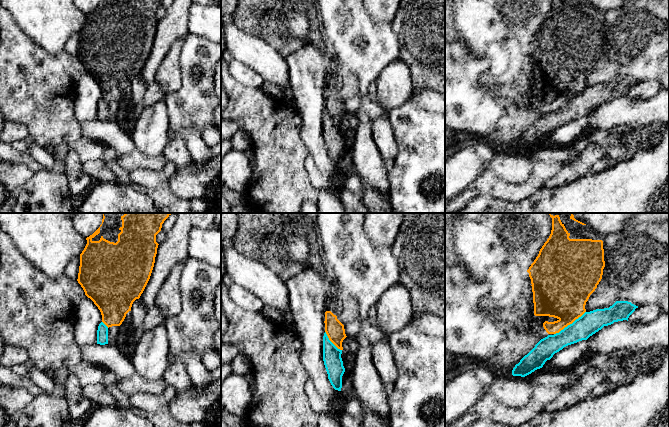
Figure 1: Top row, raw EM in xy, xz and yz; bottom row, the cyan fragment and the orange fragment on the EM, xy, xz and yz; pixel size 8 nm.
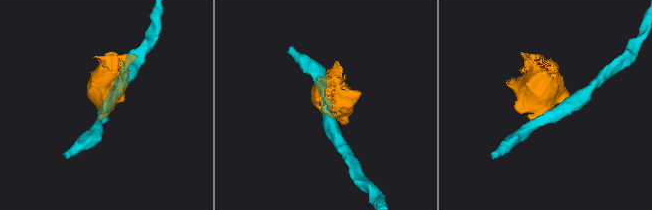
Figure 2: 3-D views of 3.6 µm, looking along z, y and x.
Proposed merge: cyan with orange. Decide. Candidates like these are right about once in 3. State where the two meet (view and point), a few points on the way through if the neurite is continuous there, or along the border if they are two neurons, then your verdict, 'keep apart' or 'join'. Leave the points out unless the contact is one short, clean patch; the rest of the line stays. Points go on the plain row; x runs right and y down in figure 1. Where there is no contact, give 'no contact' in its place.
yz (570, 100) | along yz (585, 87), (554, 110) | keep apart

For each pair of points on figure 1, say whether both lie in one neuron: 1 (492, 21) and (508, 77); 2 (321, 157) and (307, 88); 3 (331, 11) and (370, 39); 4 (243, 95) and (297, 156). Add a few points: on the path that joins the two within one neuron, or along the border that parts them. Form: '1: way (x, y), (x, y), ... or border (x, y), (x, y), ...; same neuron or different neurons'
1: way (502, 35), (515, 50), (515, 63); same neuron
2: way (314, 140), (312, 137), (310, 105); same neuron
3: way (341, 18), (357, 34), (360, 34); same neuron
4: way (254, 110), (282, 141); same neuron

